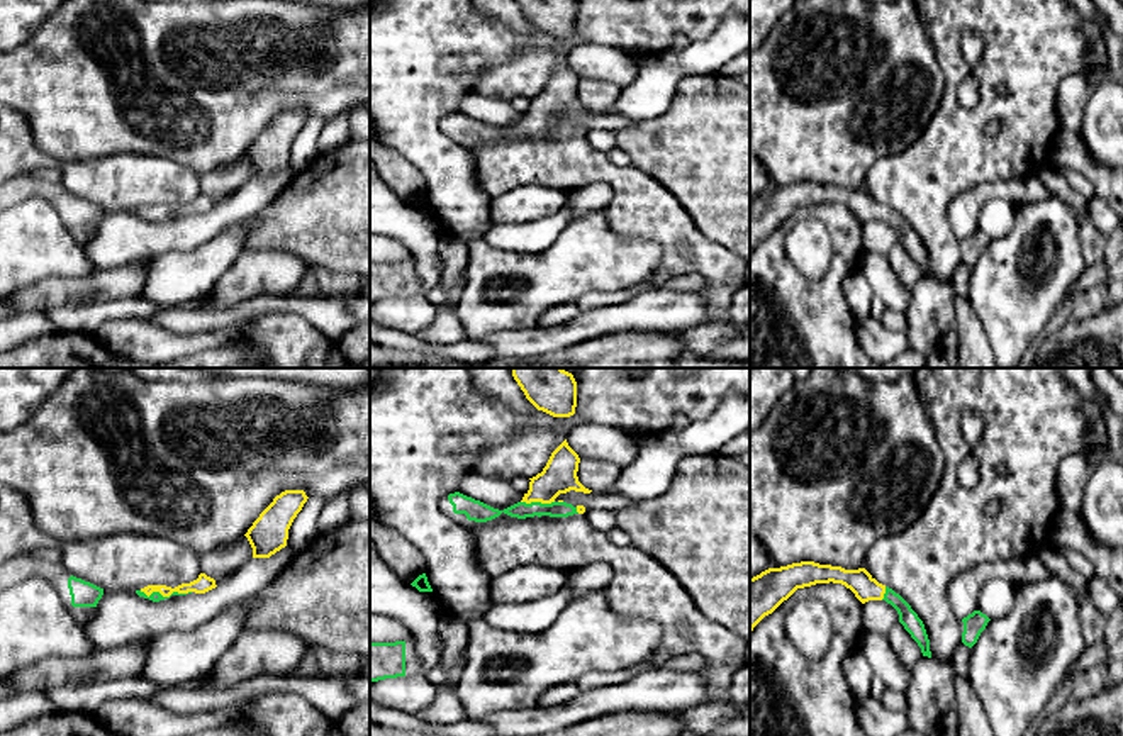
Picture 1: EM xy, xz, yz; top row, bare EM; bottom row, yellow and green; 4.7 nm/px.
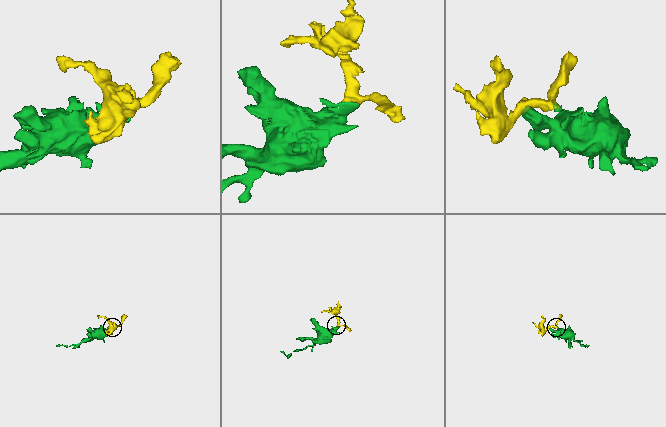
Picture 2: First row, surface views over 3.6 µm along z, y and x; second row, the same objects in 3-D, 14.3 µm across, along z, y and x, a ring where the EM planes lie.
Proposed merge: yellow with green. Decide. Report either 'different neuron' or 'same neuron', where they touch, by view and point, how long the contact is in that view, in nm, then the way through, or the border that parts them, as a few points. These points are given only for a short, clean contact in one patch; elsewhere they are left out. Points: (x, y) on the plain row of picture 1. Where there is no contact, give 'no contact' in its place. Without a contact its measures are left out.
same neuron; meets yellow in xy at (165, 216); contact 240 nm long; runs through xy (202, 204), (165, 216), (155, 216)

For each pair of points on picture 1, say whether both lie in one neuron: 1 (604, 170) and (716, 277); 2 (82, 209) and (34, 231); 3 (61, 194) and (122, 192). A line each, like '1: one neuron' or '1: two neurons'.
1: one neuron
2: two neurons
3: two neurons

